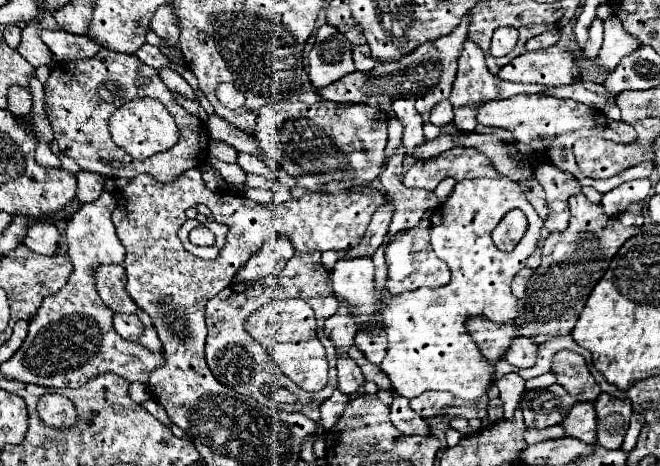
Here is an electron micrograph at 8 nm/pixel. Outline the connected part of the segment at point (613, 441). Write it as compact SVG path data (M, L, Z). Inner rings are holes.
M600 394L594 402L594 408L598 416L596 442L608 450L618 450L632 418L630 400L618 400L610 394Z

